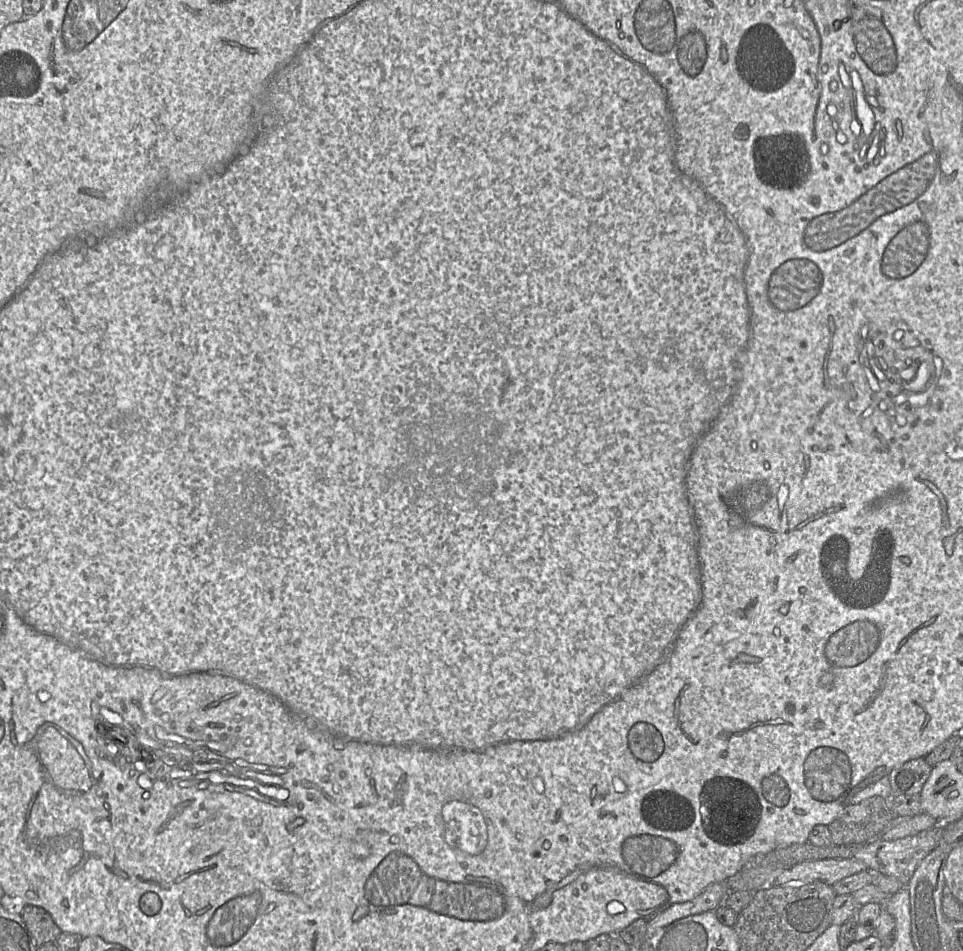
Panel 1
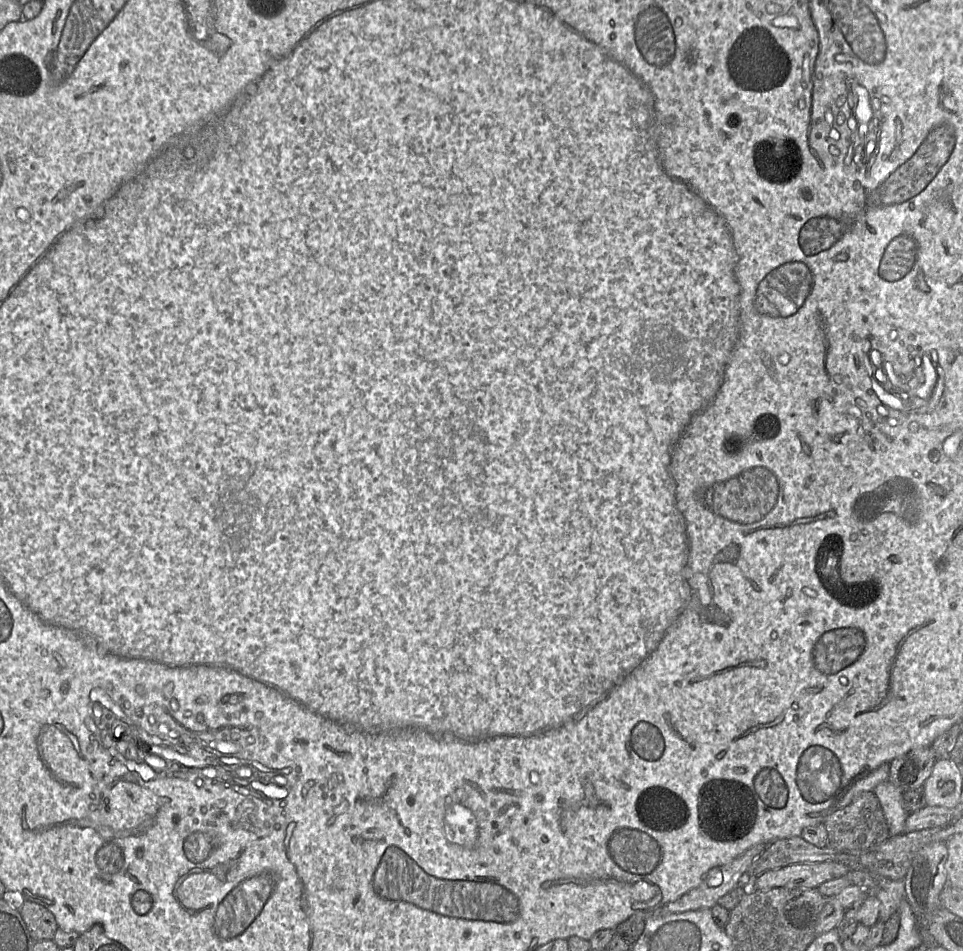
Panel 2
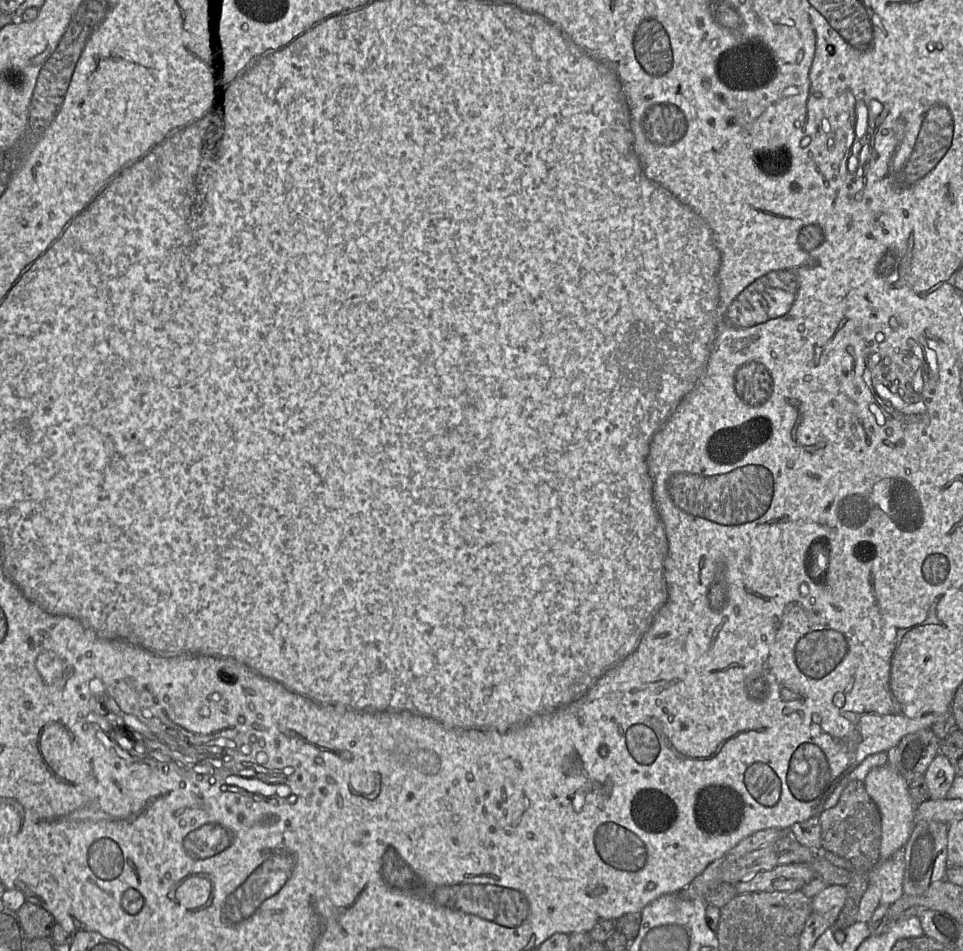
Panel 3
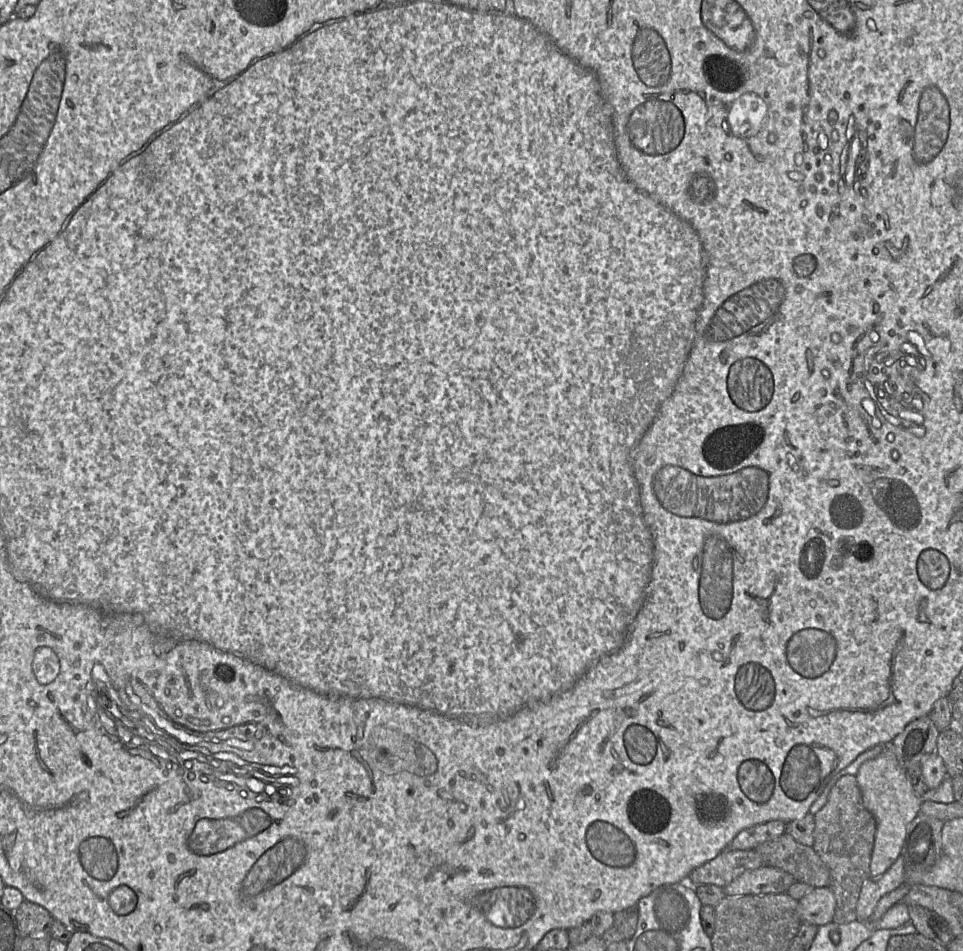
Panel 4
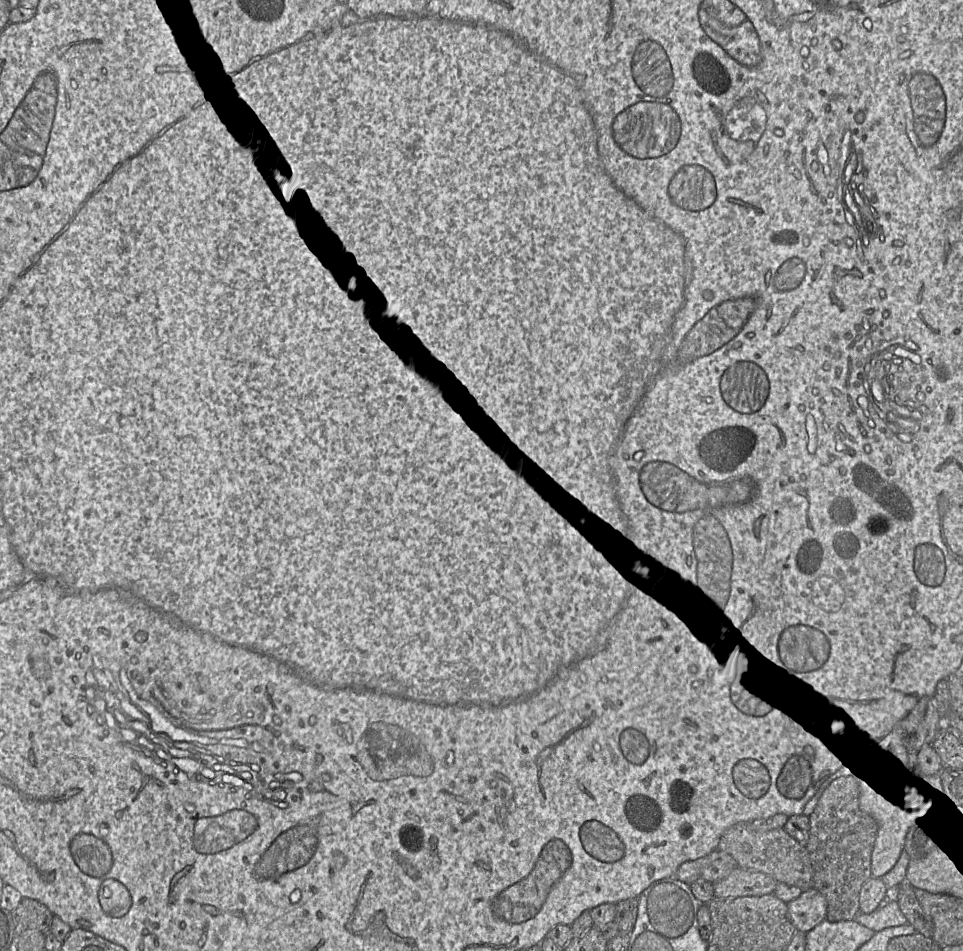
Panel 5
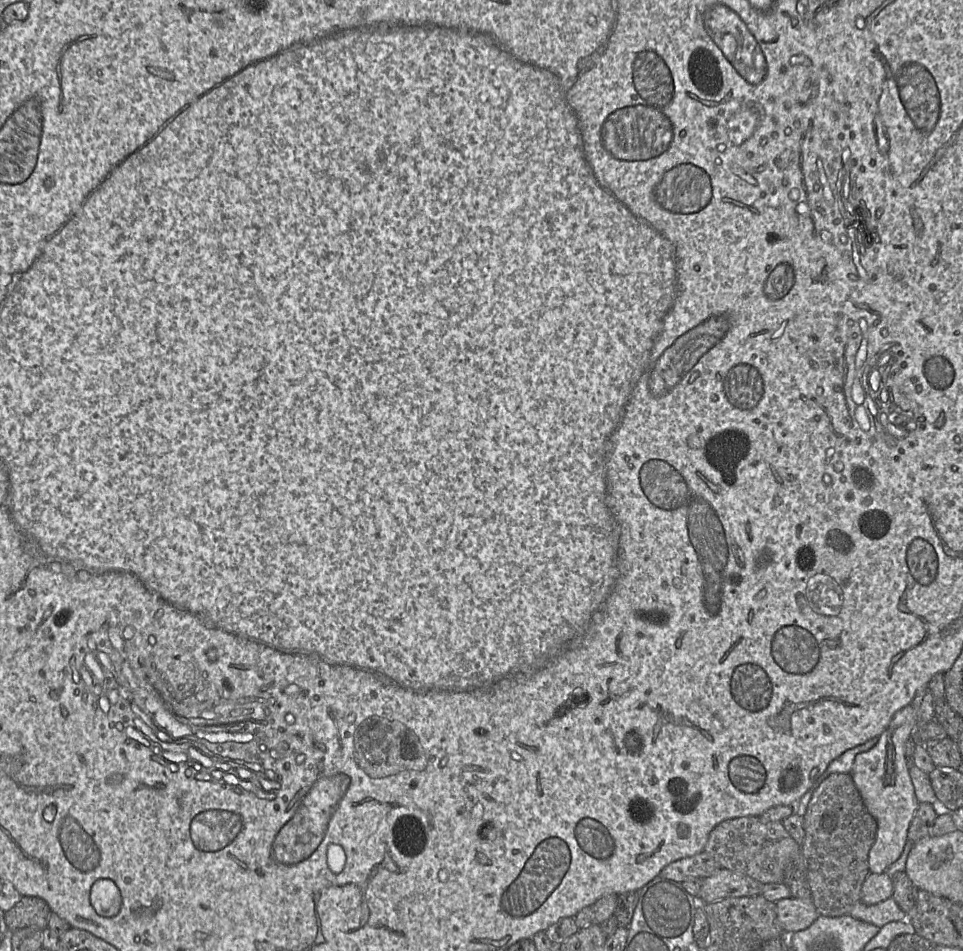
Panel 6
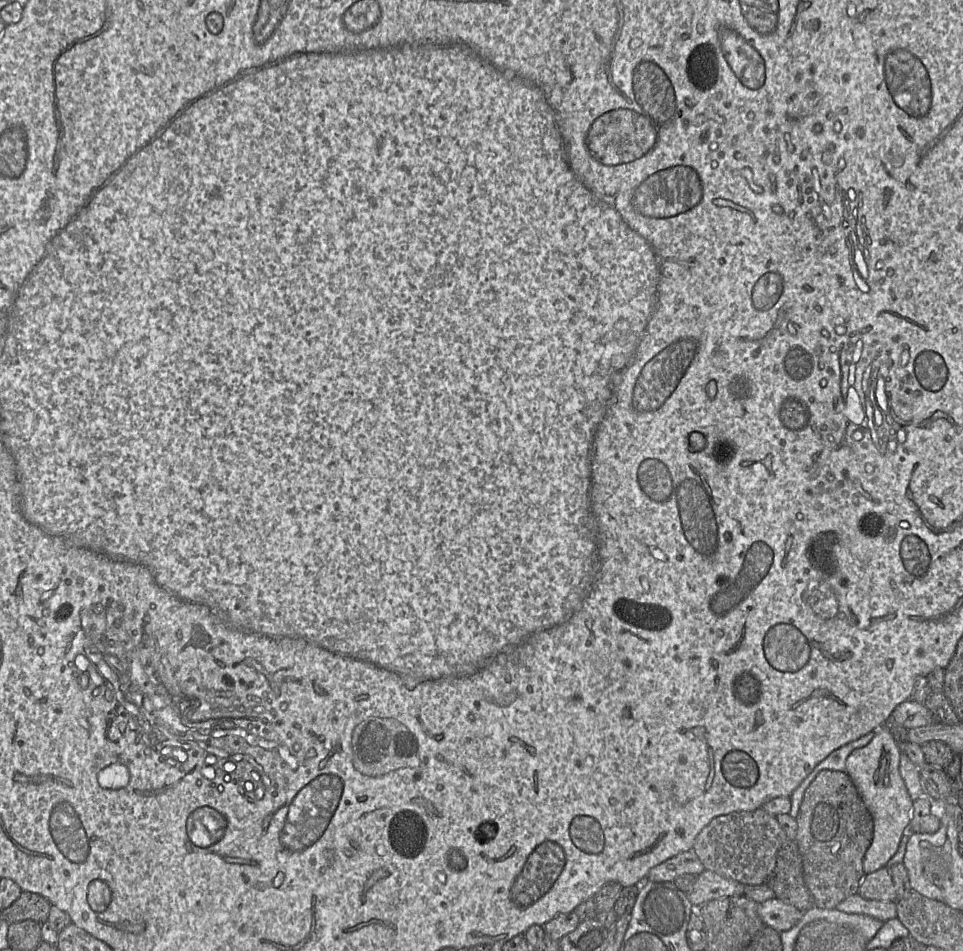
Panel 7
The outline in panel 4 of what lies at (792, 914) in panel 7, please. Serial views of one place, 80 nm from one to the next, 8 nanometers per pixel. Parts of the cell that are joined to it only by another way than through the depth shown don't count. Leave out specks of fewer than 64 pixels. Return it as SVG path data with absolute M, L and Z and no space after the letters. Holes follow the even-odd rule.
M828 887L814 888L798 901L802 923L821 926L833 921L836 900Z

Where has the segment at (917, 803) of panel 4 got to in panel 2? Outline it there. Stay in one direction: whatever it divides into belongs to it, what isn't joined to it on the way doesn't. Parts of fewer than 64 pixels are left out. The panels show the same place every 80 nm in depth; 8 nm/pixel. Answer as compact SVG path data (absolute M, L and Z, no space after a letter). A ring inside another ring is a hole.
M887 780L878 784L873 793L881 804L890 836L903 834L909 816L903 803L903 791Z

